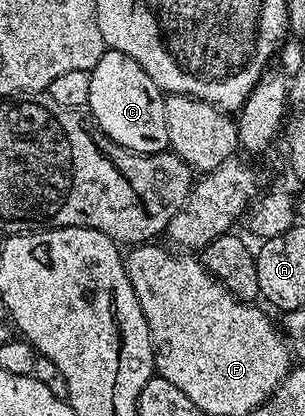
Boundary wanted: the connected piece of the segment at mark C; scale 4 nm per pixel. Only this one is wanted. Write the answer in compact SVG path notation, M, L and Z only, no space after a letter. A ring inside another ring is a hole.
M105 50L104 56L94 65L90 72L90 97L88 98L87 110L92 111L96 118L96 123L100 126L99 130L108 138L114 140L118 145L130 149L139 155L157 155L159 151L169 150L168 130L166 129L166 109L164 108L165 92L161 91L156 84L126 53L121 51Z

